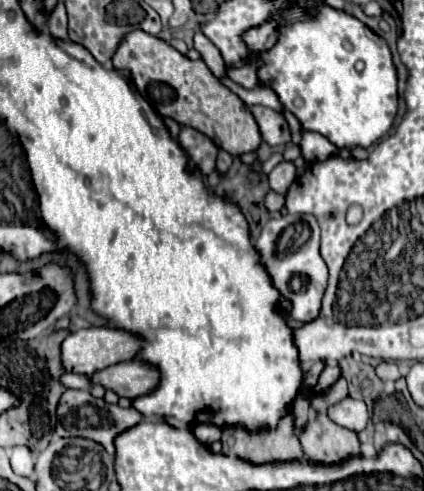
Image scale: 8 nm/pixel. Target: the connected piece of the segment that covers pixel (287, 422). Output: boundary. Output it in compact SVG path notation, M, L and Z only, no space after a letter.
M286 407L286 415L276 421L276 425L270 429L260 429L260 431L248 431L244 427L234 427L226 425L222 427L222 453L226 455L238 455L246 461L252 463L270 463L270 461L292 461L292 459L302 459L304 451L300 447L296 427L294 427L294 407Z

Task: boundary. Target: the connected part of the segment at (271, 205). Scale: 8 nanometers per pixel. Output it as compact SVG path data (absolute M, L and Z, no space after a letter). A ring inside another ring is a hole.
M270 191L270 193L266 193L264 203L266 203L266 209L268 209L268 211L280 211L282 205L284 205L284 197L280 197L278 193Z

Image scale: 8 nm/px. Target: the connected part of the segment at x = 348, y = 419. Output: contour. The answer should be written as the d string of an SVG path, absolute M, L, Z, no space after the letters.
M344 397L342 401L328 407L328 415L334 423L346 425L352 431L362 431L368 423L368 409L364 401Z

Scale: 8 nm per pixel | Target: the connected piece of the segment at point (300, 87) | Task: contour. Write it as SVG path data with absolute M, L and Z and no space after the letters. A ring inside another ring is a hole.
M322 7L312 21L280 25L280 39L270 51L262 55L262 61L264 67L260 67L258 71L260 83L270 83L282 105L290 109L294 115L298 113L298 121L304 131L316 131L324 135L338 149L368 149L372 143L384 137L394 125L398 111L398 73L392 63L390 47L362 21L344 11Z

